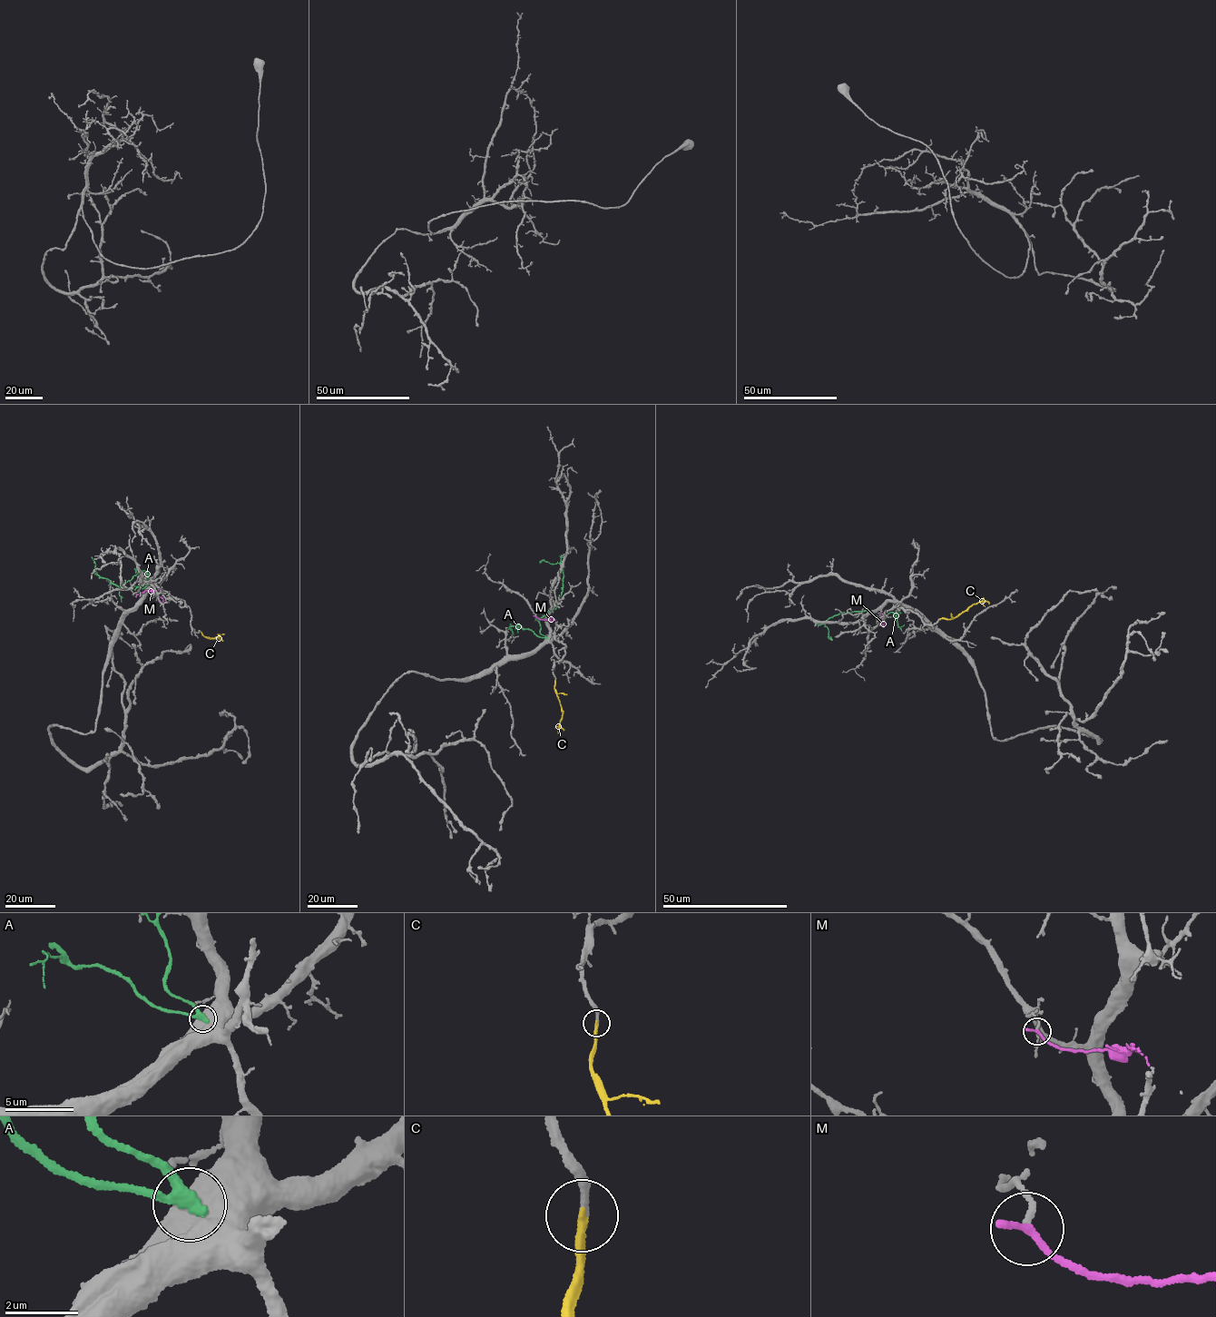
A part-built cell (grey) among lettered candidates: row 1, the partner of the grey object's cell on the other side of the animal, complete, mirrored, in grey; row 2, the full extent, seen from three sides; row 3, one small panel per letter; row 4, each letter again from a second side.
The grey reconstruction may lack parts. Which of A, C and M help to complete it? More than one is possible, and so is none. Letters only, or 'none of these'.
C

